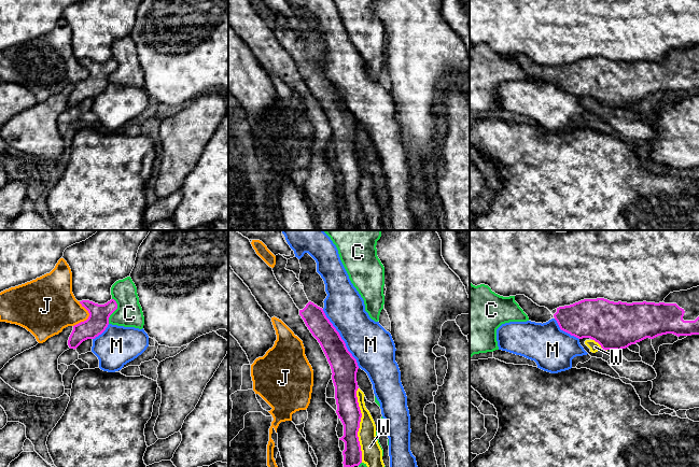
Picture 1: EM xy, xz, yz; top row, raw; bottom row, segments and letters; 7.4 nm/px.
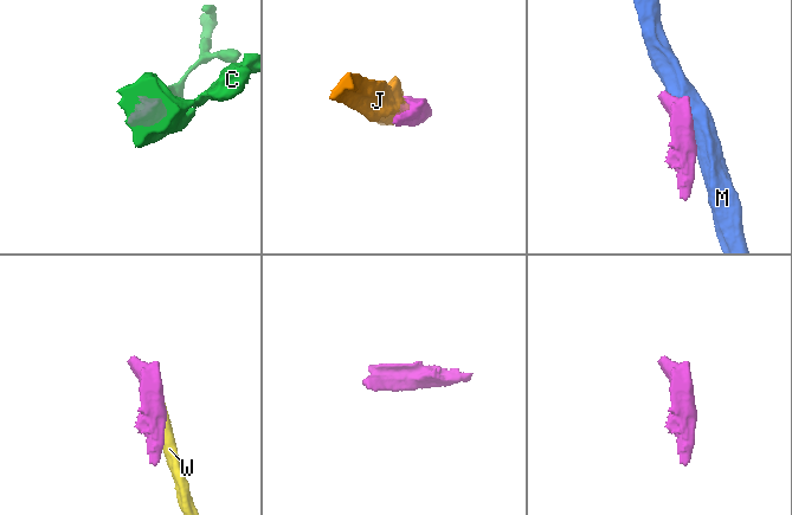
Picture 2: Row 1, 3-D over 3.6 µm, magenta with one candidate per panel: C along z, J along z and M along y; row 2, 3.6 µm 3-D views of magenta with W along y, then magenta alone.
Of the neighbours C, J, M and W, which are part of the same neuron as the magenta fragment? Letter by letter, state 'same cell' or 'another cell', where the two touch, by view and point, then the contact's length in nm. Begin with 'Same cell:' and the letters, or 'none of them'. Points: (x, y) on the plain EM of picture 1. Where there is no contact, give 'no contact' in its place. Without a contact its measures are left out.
Same cell: none of them
C: another cell; contact xy (114, 69); length 200 nm
J: another cell; contact xy (88, 75); length 200 nm
M: another cell; contact xz (340, 97); length 500 nm
W: another cell; contact xz (359, 184); length 550 nm

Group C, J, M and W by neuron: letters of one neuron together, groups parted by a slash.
C / J / M / W

